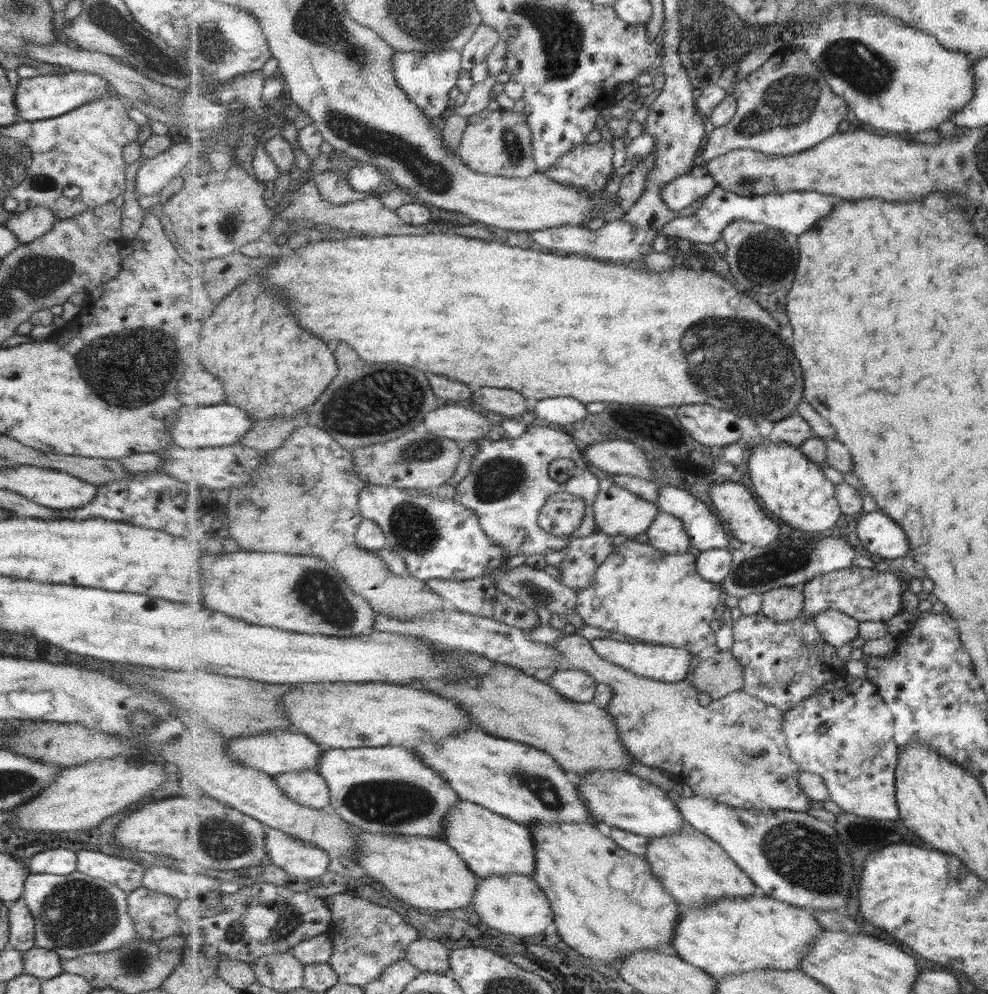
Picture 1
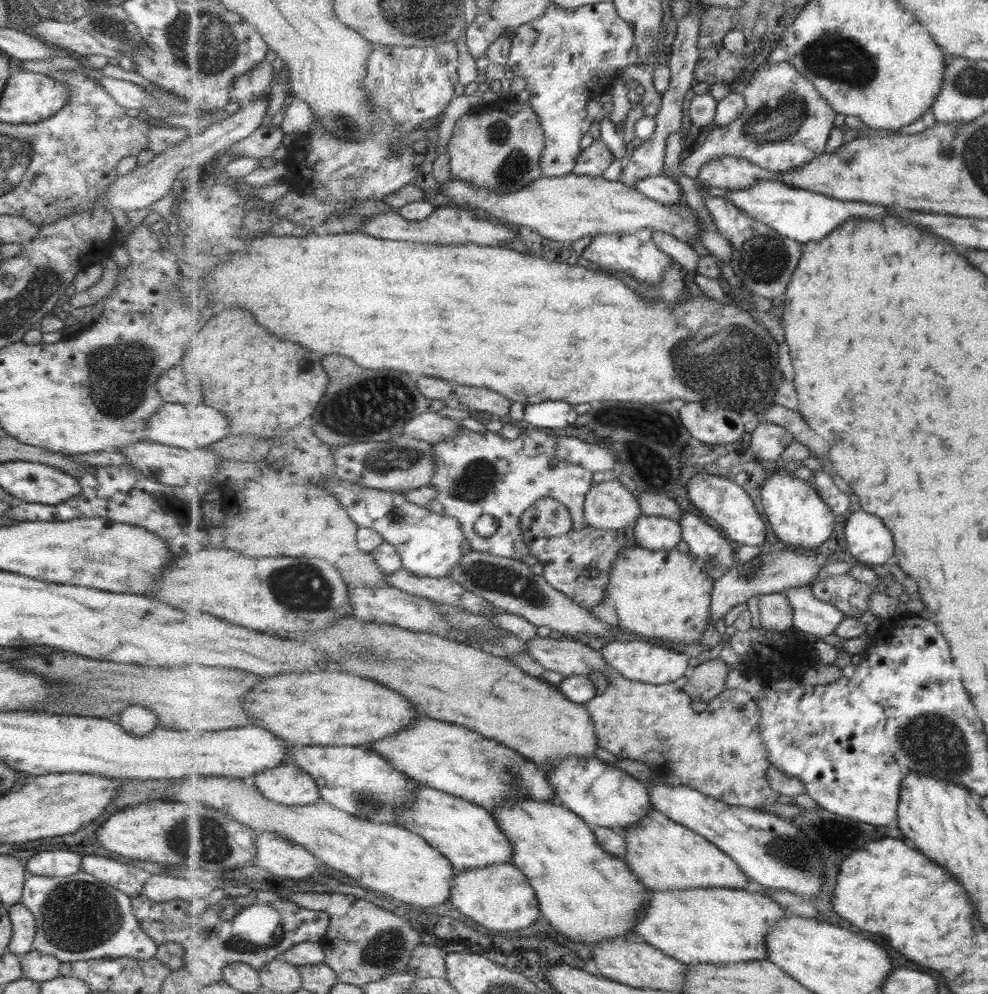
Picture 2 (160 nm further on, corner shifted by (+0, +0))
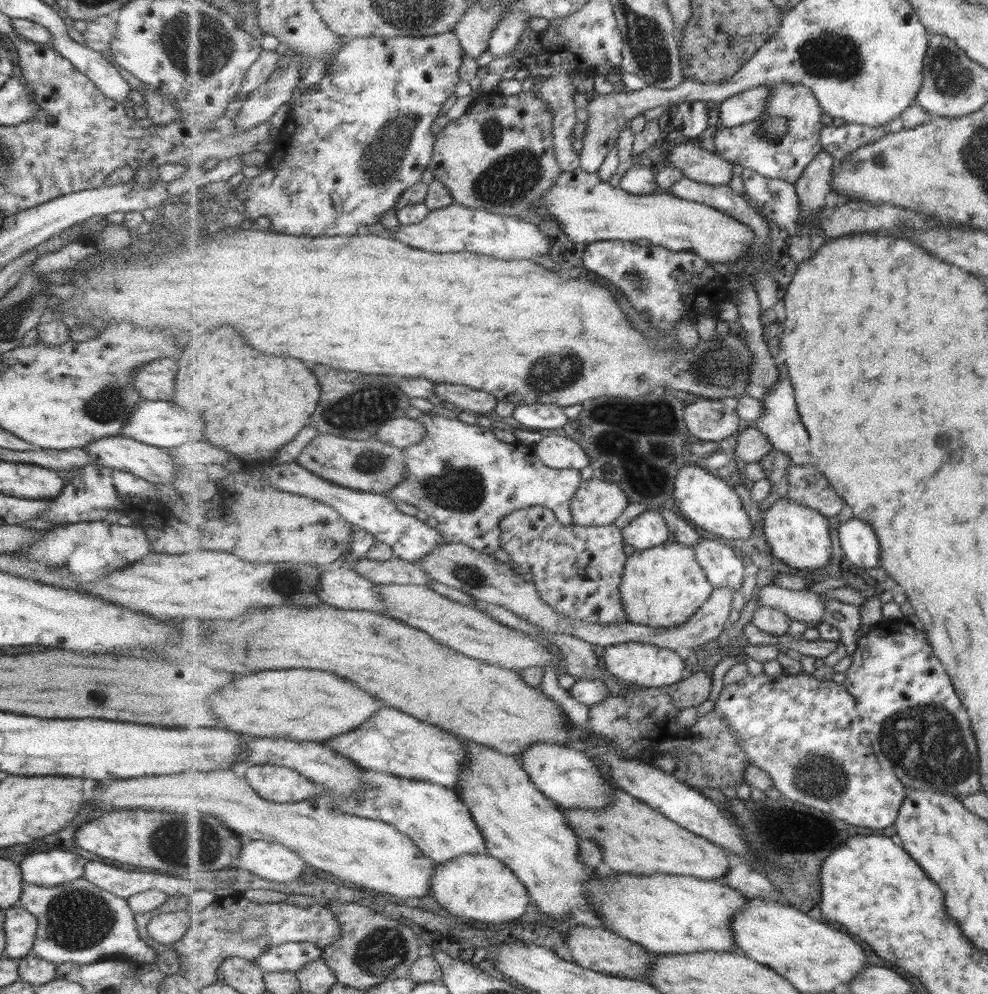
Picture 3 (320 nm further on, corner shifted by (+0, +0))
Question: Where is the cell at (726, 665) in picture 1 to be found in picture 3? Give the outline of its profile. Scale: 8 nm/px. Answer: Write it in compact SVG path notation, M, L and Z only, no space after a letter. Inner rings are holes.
M704 670L688 674L681 682L667 685L661 689L671 695L673 704L677 708L691 708L691 706L699 706L711 698L713 680L711 680L711 673Z

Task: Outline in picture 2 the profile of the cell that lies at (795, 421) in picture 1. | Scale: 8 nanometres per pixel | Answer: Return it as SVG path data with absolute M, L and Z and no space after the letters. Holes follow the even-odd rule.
M765 419L760 420L751 433L750 447L763 464L771 466L779 462L780 456L793 441L794 435L787 428Z

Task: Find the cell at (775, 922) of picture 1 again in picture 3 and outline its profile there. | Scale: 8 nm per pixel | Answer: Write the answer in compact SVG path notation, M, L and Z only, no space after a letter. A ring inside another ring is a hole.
M605 869L605 873L608 873L608 877L603 879L598 879L595 877L588 884L588 900L592 902L592 906L596 908L600 920L602 920L603 926L607 929L614 931L615 933L622 935L623 938L629 938L633 942L639 943L644 946L647 950L659 955L662 954L685 954L694 952L705 952L705 951L715 951L715 952L740 952L738 944L734 937L734 932L732 928L732 920L736 917L736 914L748 903L749 898L747 898L742 892L735 888L731 888L729 885L721 882L719 880L707 880L700 879L692 876L683 876L676 874L663 874L655 873L650 875L634 875L613 872L609 869Z

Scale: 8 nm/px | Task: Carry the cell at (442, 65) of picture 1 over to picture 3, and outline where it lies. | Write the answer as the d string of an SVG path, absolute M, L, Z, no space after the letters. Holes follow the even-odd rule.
M451 31L429 38L371 38L351 37L347 44L339 52L330 66L327 76L324 76L318 83L310 86L307 92L291 105L287 121L281 127L277 138L274 141L274 150L269 154L267 164L260 175L252 178L241 177L233 186L238 191L238 197L245 203L248 223L255 227L255 220L259 216L266 216L270 219L270 229L276 233L291 234L295 236L304 235L307 237L325 236L353 236L365 232L366 226L381 222L388 212L391 212L400 201L402 194L410 186L421 183L425 170L430 166L434 157L434 146L436 137L431 134L431 126L439 112L443 110L443 104L449 100L449 96L456 94L458 85L462 82L460 68L464 59L464 51L457 33Z

